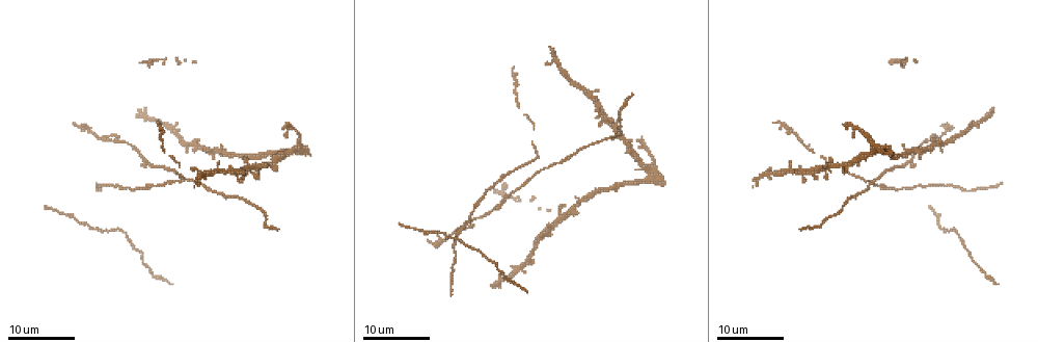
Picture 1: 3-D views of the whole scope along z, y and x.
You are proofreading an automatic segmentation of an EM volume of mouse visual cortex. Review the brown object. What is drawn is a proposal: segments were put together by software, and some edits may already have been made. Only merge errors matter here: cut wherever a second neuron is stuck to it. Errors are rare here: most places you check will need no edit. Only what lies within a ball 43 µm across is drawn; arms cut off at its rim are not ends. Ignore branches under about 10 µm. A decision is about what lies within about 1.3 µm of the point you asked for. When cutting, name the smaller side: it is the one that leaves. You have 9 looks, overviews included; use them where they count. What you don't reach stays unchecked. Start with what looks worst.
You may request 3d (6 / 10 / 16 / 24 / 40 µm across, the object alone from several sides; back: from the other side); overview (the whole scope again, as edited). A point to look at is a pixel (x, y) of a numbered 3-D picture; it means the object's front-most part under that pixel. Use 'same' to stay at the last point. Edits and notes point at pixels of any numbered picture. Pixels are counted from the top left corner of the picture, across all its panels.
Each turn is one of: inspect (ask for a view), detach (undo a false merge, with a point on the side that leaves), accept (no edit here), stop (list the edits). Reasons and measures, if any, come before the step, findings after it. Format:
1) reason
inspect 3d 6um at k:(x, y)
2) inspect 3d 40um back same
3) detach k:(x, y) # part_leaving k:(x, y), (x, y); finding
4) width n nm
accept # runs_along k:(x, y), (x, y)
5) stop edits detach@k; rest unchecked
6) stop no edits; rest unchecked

a fork
inspect 3d 24um at 1:(537, 170)

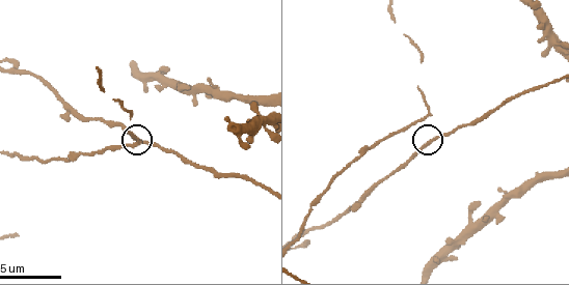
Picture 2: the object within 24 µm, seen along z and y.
inspect 3d 10um at 2:(429, 144)

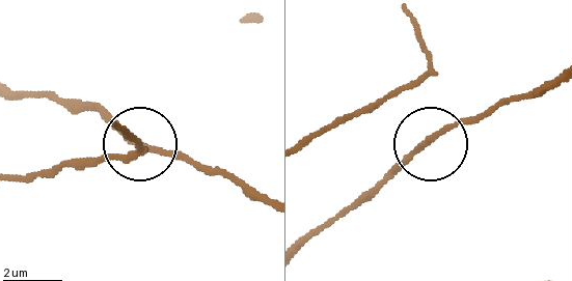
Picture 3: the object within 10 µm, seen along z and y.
width 150 nm
accept # one neuron here

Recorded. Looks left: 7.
abrupt turn
inspect 3d 24um at 1:(952, 184)

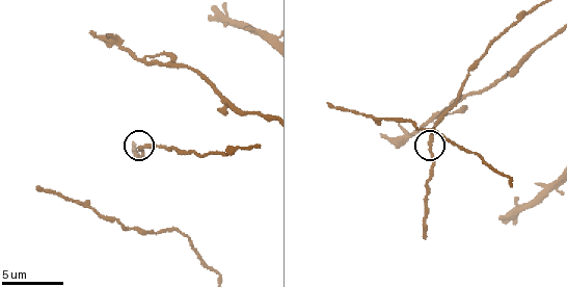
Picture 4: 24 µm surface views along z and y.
inspect 3d 6um at 4:(432, 148)

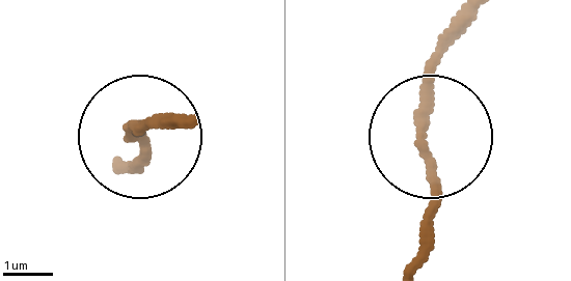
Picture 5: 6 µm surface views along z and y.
accept # runs_along 5:(472, 16), (436, 64), (419, 262); one neuron here

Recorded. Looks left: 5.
thick turns thin
inspect 3d 6um at 2:(101, 88)

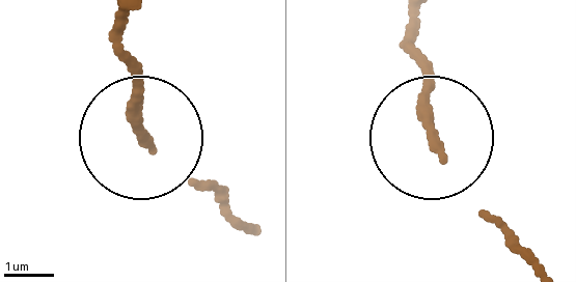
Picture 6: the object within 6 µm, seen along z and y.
width 170 nm
accept # continuous, no second neuron

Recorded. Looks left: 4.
three arms meet
inspect 3d 24um at 1:(838, 165)

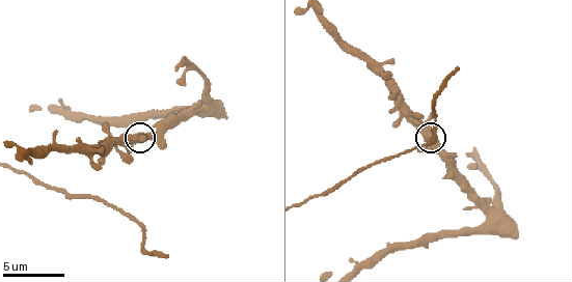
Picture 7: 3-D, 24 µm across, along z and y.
inspect 3d 6um same

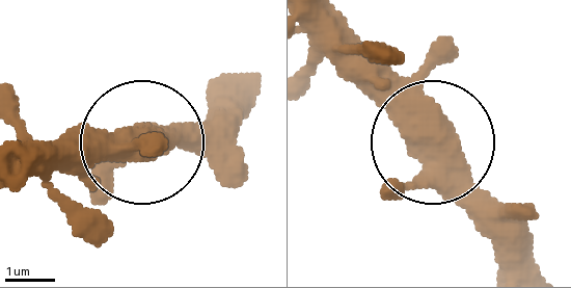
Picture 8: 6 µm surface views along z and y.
side_arm 19 um
accept # all the same neuron

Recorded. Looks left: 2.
stop no edits; rest unchecked

